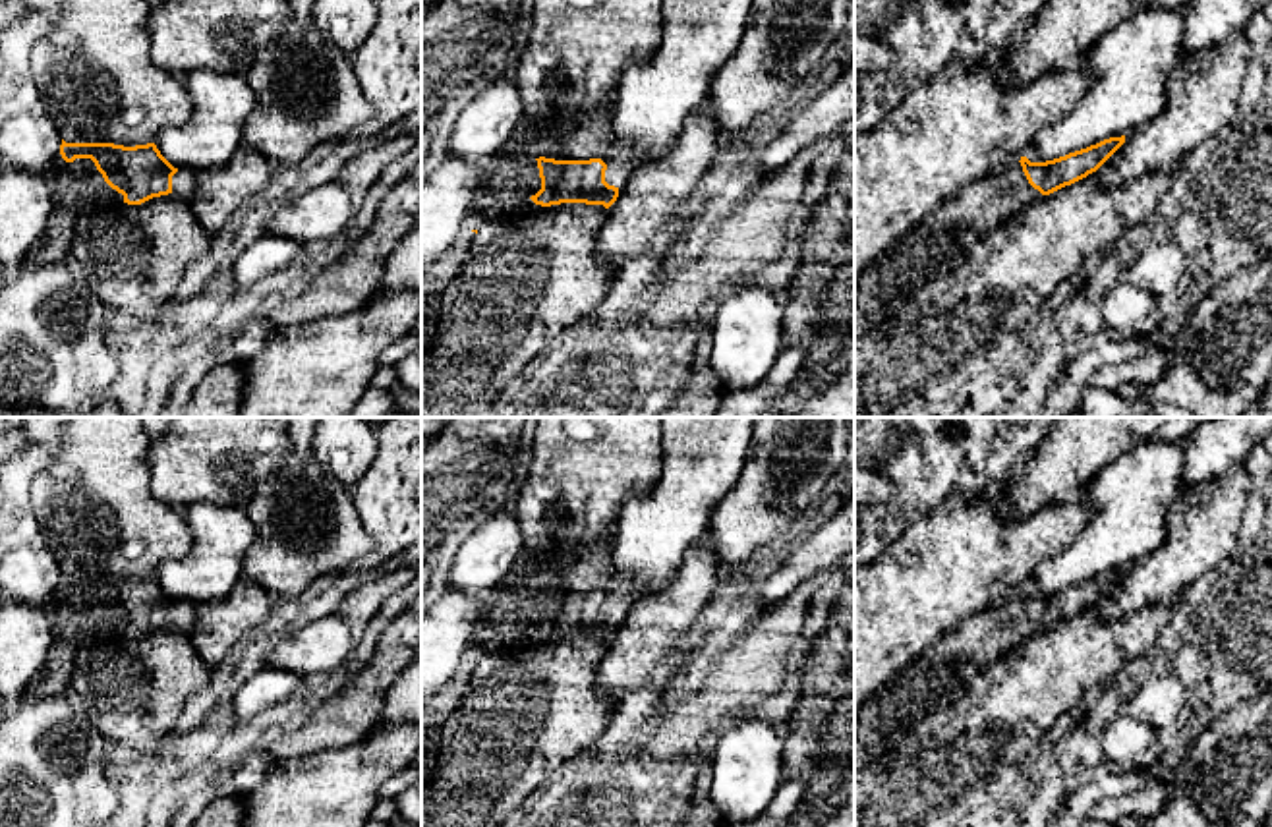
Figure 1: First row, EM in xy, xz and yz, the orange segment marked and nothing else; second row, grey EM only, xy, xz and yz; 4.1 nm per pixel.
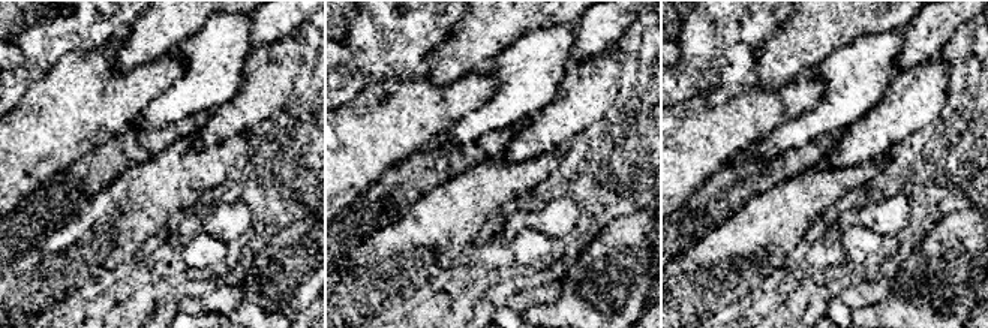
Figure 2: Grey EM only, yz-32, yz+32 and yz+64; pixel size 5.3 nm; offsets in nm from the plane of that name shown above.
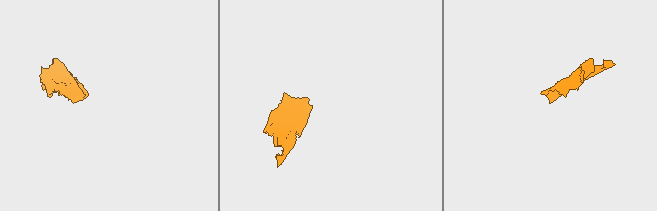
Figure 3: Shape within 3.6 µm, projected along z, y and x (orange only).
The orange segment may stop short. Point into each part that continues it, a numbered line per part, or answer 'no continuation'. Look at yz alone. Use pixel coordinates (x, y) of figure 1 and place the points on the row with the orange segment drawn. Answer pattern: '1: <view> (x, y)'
1: yz (938, 242)

